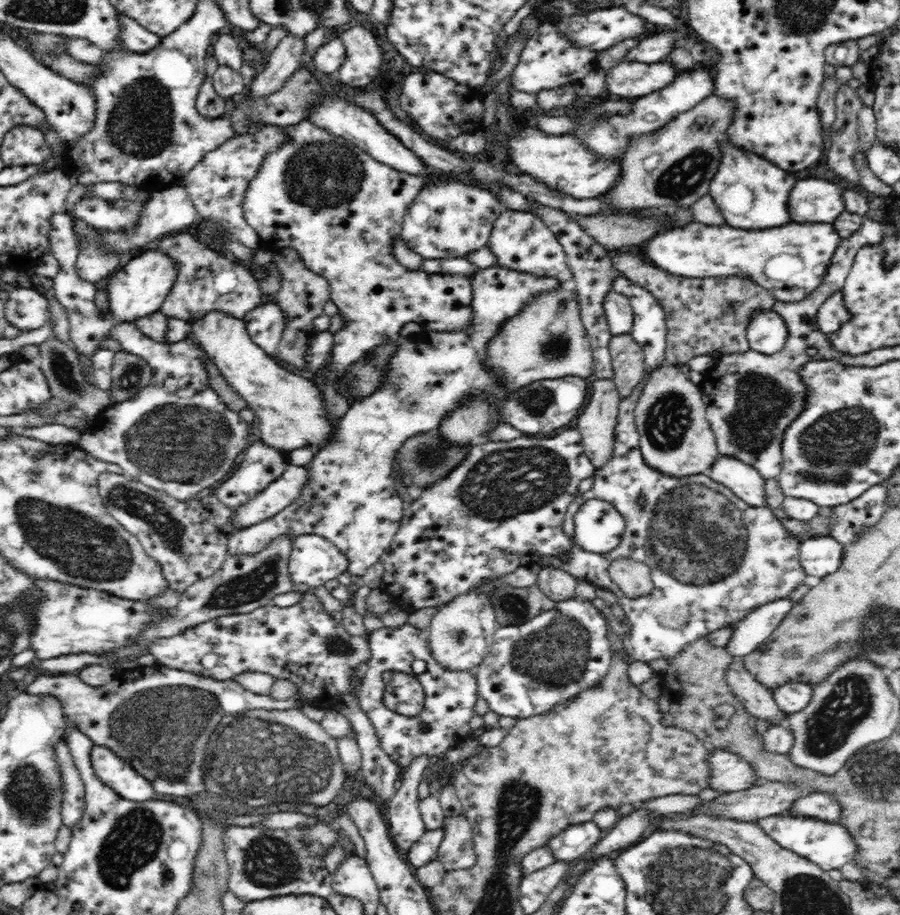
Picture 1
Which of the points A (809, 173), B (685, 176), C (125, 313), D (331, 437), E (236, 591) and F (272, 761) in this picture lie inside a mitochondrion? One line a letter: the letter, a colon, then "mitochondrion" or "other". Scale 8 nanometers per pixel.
A: other
B: mitochondrion
C: other
D: other
E: mitochondrion
F: mitochondrion

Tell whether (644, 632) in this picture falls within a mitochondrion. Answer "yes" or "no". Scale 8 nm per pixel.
no

